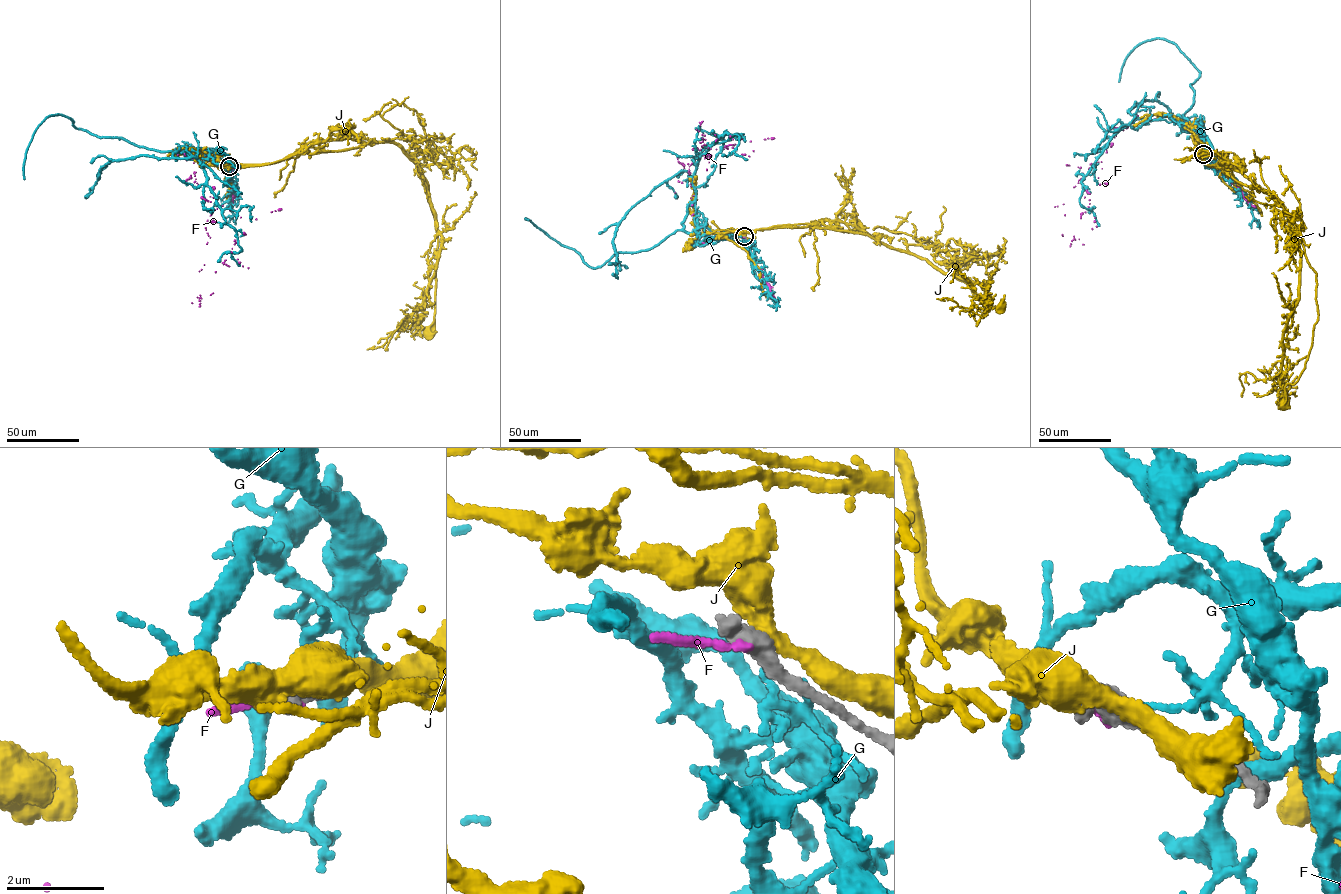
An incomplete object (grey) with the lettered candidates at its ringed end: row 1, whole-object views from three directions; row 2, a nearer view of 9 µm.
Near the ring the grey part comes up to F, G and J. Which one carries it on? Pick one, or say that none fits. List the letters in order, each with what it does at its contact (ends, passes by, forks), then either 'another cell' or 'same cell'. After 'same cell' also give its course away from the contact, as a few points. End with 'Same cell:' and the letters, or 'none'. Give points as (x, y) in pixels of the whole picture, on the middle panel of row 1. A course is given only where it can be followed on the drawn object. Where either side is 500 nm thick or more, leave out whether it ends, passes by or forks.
F: another cell
G: it ends; another cell
J: another cell
Same cell: none

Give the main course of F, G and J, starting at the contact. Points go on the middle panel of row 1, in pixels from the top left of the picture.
F: (744, 237), (716, 235), (692, 215), (689, 166), (704, 144), (702, 135), (715, 135), (706, 170)
G: (745, 238), (675, 230), (652, 247), (616, 253), (592, 268), (529, 219)
J: (745, 237), (786, 226), (868, 234), (950, 274), (999, 311), (1002, 305)

